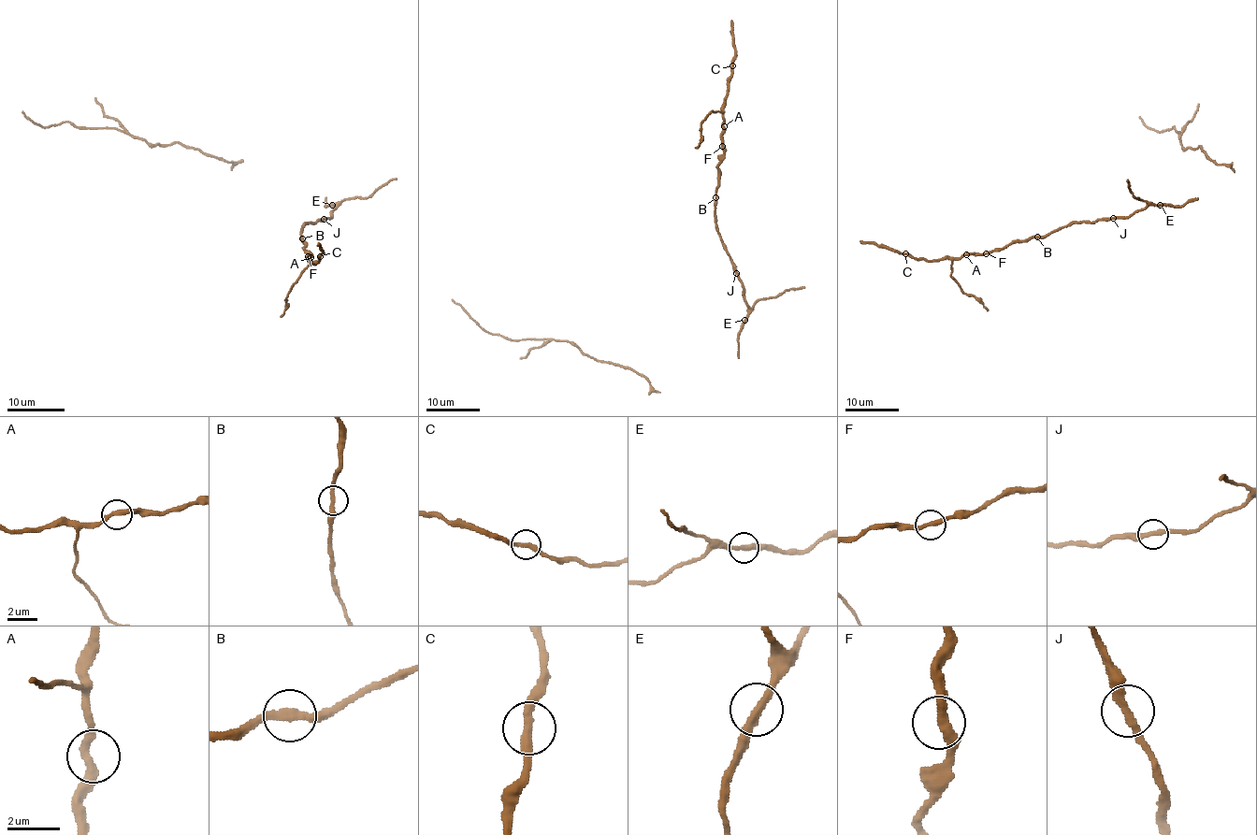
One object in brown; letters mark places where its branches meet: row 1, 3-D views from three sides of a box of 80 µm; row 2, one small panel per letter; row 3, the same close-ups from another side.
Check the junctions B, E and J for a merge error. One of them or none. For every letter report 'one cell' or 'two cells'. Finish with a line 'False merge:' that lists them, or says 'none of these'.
B: one cell
E: one cell
J: one cell
False merge: none of these

